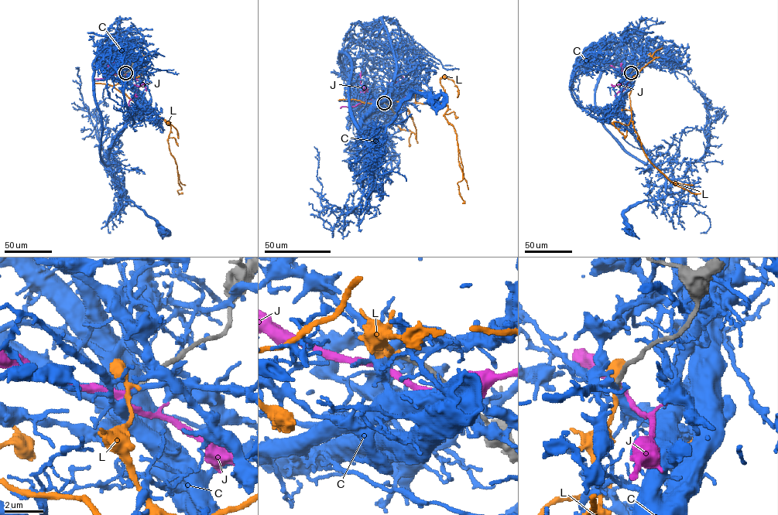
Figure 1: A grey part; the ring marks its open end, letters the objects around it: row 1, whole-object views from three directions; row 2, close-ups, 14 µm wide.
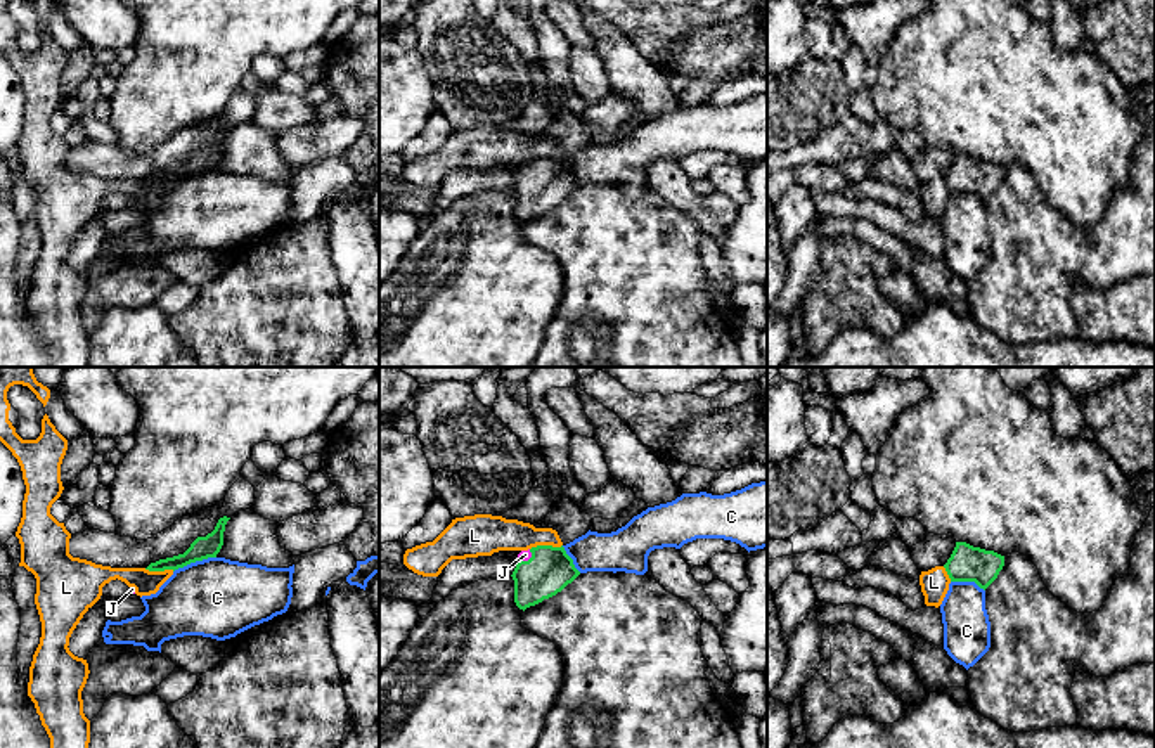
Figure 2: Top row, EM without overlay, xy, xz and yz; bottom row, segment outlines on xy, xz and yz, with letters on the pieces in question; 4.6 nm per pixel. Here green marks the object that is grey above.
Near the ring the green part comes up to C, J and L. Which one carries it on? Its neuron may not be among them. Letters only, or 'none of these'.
J

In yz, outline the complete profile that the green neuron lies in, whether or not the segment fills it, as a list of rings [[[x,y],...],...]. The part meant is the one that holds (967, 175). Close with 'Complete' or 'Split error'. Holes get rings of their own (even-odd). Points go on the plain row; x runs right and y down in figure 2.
[[[956,154],[956,159],[944,177],[951,194],[975,194],[987,201],[1004,178],[1004,168],[973,159],[966,154]]]. Complete

